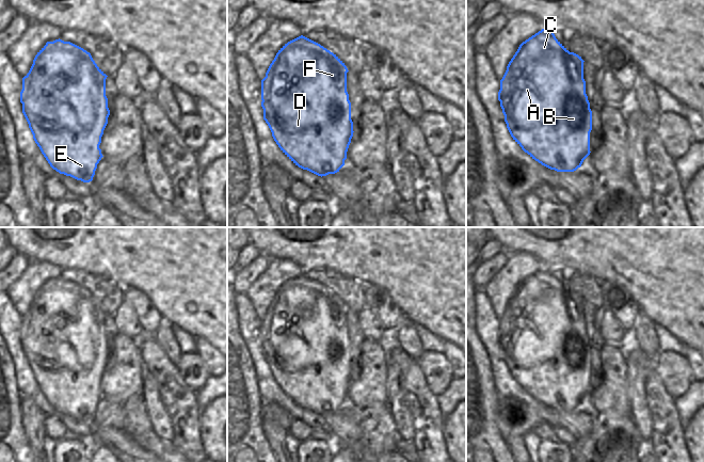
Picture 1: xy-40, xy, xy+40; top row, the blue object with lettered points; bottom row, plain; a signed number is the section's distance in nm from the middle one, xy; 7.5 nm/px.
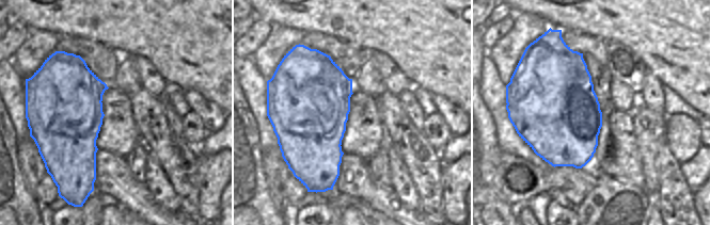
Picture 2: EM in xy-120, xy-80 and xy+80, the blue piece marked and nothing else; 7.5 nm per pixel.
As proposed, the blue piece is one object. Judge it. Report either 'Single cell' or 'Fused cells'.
Single cell

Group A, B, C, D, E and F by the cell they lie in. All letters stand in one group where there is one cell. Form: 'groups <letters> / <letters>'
groups A B C D E F

